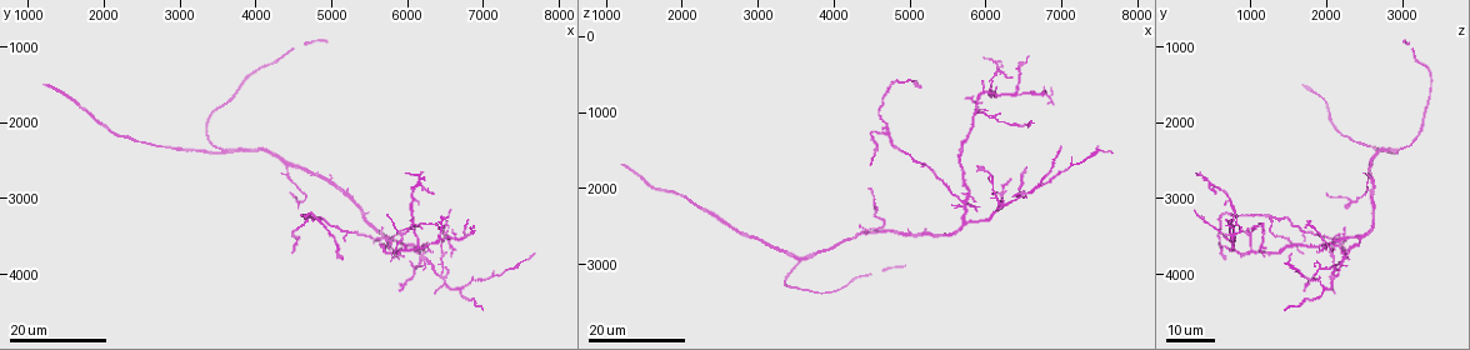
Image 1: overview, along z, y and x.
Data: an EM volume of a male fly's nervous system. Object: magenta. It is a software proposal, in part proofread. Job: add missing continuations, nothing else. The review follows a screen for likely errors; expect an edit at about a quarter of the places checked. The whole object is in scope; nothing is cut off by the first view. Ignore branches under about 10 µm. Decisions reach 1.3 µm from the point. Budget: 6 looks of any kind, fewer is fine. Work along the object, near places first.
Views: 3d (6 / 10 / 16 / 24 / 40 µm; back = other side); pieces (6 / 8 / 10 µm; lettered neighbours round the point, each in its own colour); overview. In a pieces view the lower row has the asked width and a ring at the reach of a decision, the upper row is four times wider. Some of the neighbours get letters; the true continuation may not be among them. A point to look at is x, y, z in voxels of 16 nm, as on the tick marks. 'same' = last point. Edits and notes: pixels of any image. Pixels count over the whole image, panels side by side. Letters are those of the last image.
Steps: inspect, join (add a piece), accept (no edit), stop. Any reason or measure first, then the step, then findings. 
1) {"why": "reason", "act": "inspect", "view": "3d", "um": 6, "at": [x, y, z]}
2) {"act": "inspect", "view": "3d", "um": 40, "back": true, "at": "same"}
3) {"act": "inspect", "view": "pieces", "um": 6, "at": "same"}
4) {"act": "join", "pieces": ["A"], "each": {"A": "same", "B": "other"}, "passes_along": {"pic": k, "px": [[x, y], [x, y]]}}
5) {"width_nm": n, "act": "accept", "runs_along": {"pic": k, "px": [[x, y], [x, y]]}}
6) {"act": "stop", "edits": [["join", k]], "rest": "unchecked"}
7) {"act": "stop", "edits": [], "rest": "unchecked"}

{"why": "thin end", "act": "inspect", "view": "3d", "um": 24, "at": [7000, 4450, 1500]}

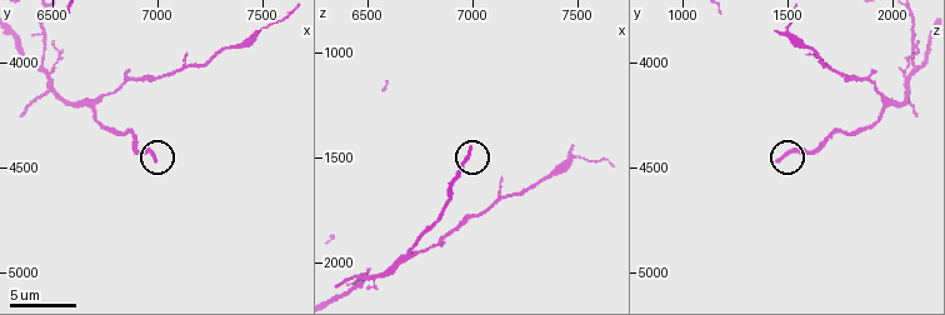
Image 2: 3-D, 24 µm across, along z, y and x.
{"act": "inspect", "view": "pieces", "um": 6, "at": [7000, 4460, 1450]}

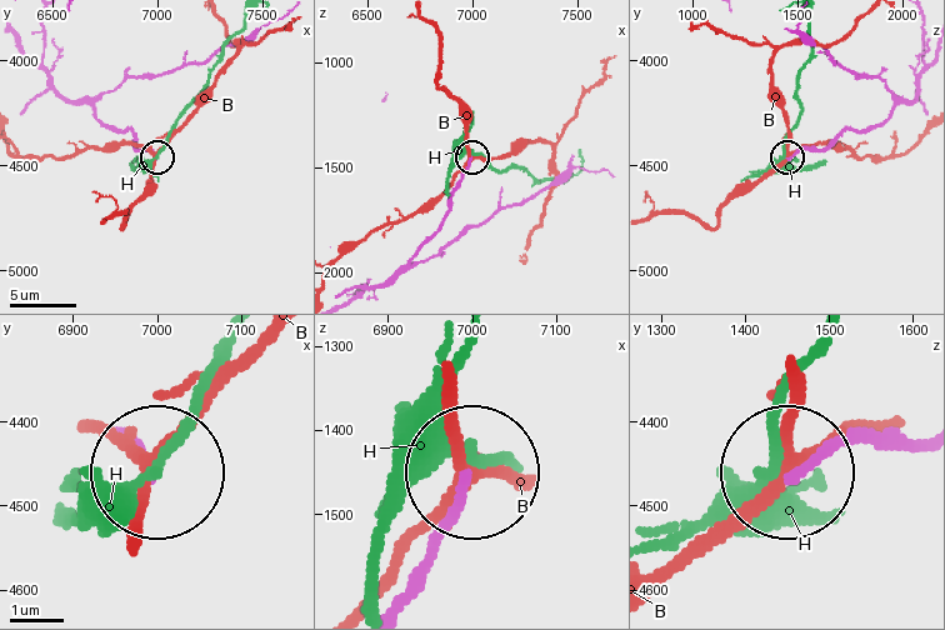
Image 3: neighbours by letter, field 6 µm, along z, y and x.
{"act": "accept", "each": {"B": "other", "H": "other"}, "runs_along": {"pic": 3, "px": [[398, 600], [461, 483]]}, "found": "no lettered piece goes on from it"}

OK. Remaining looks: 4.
{"why": "tapers out", "act": "inspect", "view": "3d", "um": 24, "at": [6300, 3650, 1900]}

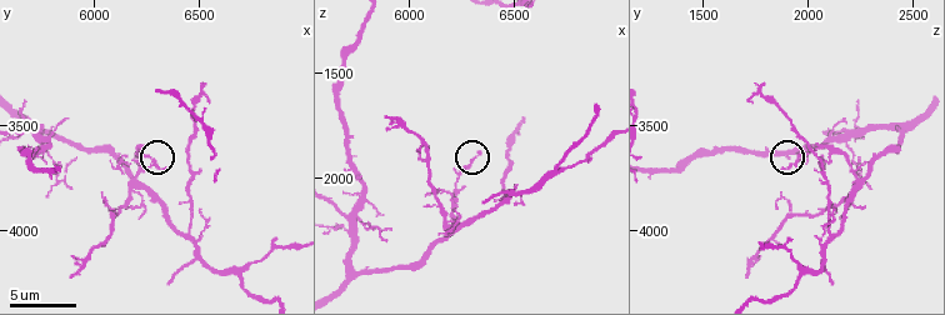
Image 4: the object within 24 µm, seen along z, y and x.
{"why": "see the neighbours", "act": "inspect", "view": "pieces", "um": 6, "at": [6330, 3720, 1890]}

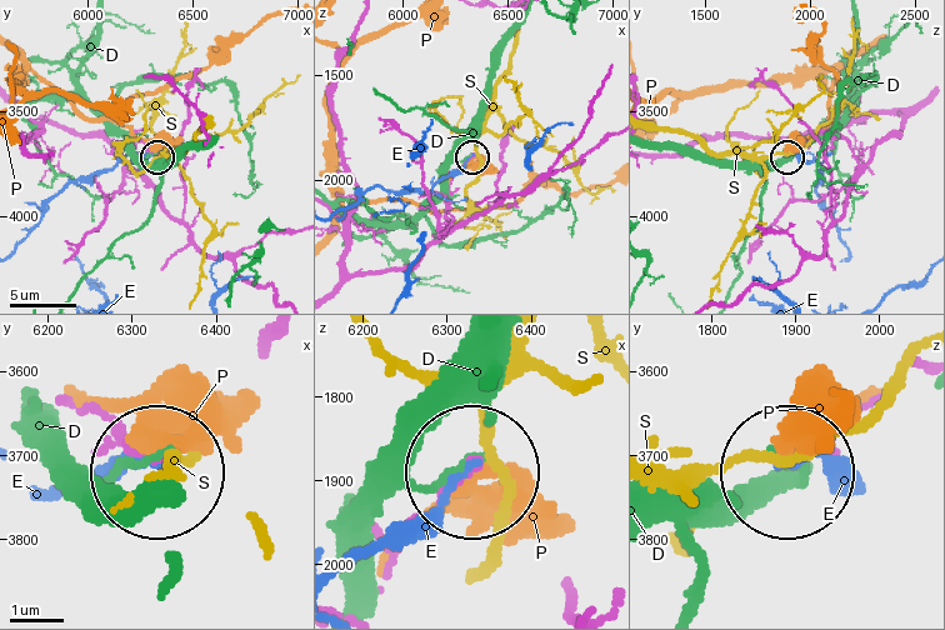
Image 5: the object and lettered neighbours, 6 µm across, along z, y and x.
{"act": "accept", "each": {"D": "other", "E": "other", "P": "other", "S": "other"}, "runs_along": {"pic": 5, "px": [[81, 404], [158, 461]]}, "found": "no lettered piece goes on from it"}

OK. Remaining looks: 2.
{"why": "tapers out", "act": "inspect", "view": "pieces", "um": 8, "at": [6550, 3380, 1720]}

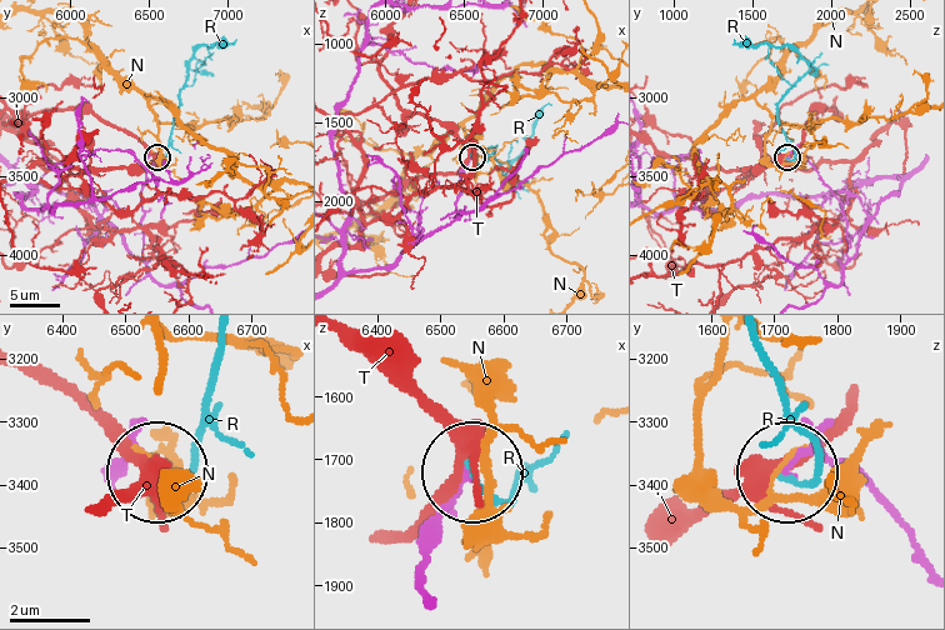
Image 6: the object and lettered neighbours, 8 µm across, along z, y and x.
{"width_nm": 130, "act": "accept", "each": {"N": "other", "R": "other", "T": "other"}, "runs_along": {"pic": 6, "px": [[866, 230], [849, 255], [840, 201], [811, 164], [786, 155]]}, "found": "none of them fits"}

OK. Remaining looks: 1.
{"act": "stop", "edits": [], "rest": "unchecked"}

